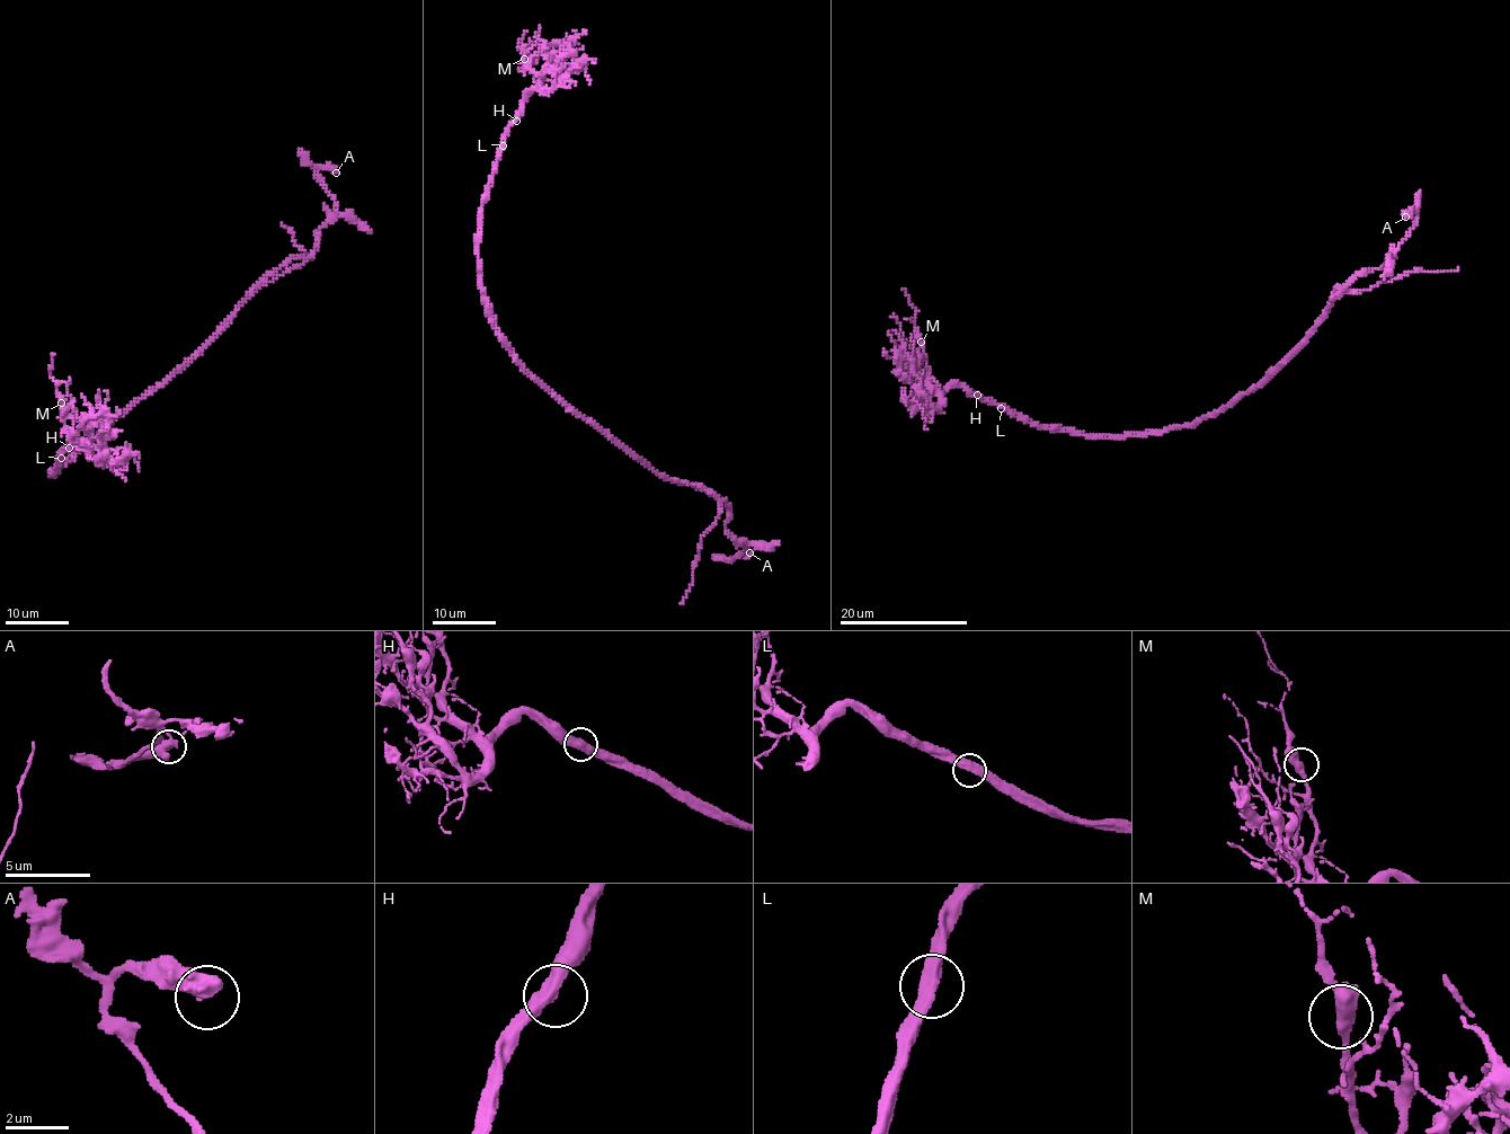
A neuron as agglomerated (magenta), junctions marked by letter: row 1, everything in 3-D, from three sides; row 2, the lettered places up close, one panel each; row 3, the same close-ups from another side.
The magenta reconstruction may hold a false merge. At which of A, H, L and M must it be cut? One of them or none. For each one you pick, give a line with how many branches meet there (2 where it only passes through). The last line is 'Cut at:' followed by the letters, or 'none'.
Cut at: none

